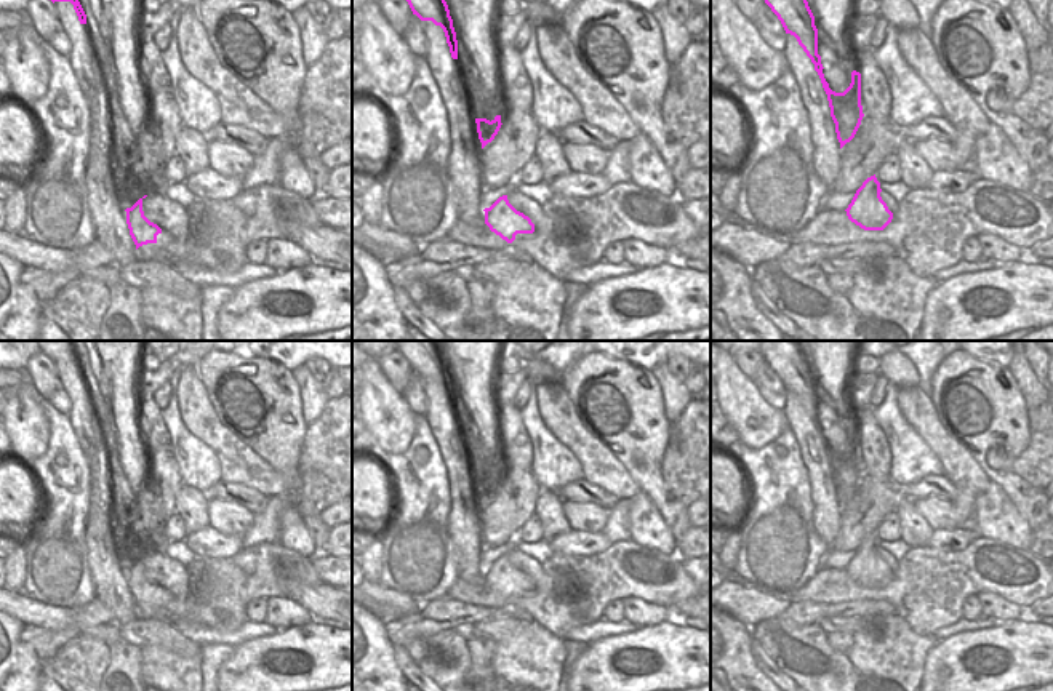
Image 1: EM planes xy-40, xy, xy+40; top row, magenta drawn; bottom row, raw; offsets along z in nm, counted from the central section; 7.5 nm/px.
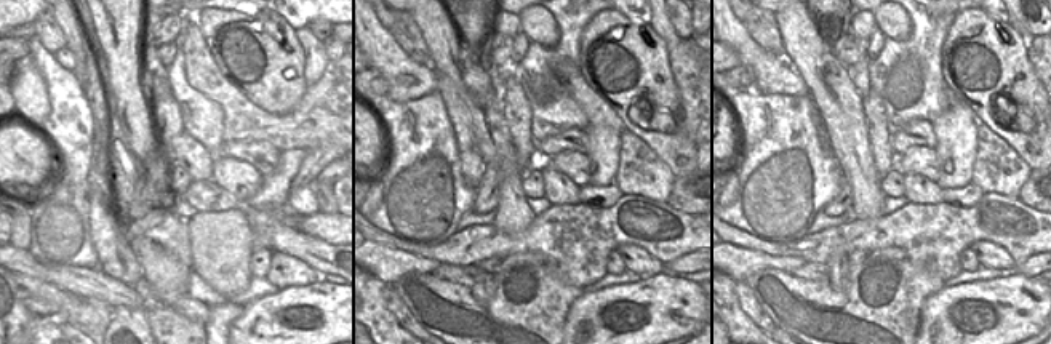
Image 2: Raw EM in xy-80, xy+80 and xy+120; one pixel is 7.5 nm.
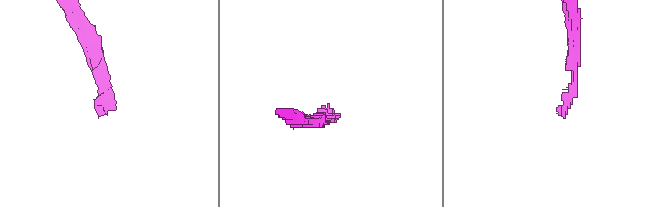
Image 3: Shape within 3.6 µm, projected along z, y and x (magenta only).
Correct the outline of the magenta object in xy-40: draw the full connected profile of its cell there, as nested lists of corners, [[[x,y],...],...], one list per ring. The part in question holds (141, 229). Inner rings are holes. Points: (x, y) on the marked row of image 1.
[[[157,186],[125,211],[138,259],[166,262],[174,256],[174,245],[189,235],[186,210],[166,198]]]

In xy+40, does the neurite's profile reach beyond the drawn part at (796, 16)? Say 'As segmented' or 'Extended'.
As segmented

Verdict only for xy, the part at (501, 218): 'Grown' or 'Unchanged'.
Grown

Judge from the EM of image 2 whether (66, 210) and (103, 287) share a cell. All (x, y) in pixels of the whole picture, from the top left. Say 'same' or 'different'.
different

